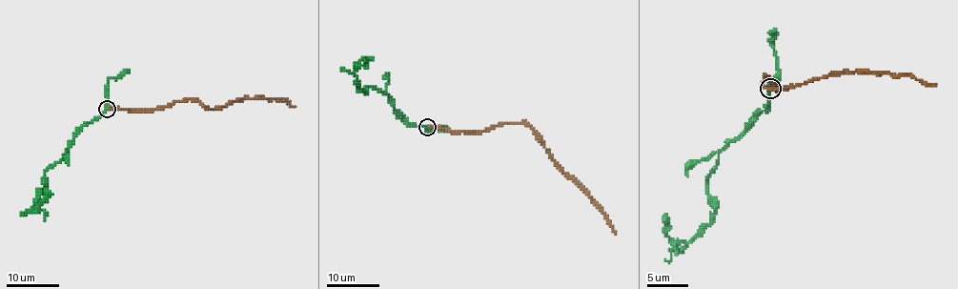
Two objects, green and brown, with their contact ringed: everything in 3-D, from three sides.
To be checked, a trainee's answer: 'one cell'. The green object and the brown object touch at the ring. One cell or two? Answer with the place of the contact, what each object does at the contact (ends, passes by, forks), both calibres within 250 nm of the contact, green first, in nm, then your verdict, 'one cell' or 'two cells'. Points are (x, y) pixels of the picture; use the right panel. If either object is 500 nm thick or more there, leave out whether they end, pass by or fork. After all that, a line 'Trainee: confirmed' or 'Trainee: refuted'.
place (770, 89); green passes by; brown ends; calibres 220 and 220 nm; one cell
Trainee: confirmed

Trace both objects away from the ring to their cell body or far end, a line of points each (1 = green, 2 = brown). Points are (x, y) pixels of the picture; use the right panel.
1: (769, 88), (769, 107), (724, 148), (708, 176), (714, 217), (687, 242), (675, 242), (664, 232), (664, 214)
2: (769, 88), (778, 90), (764, 73), (767, 88), (794, 88), (844, 72), (888, 72), (936, 86)

